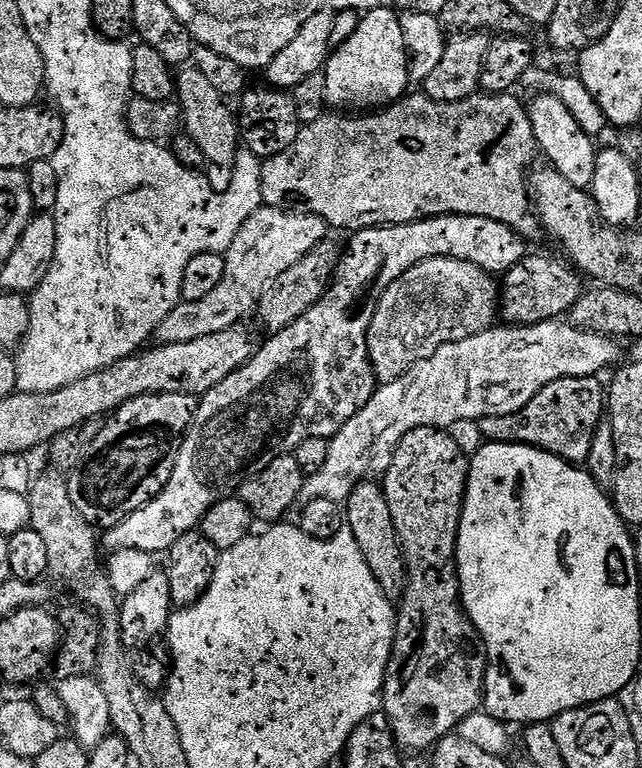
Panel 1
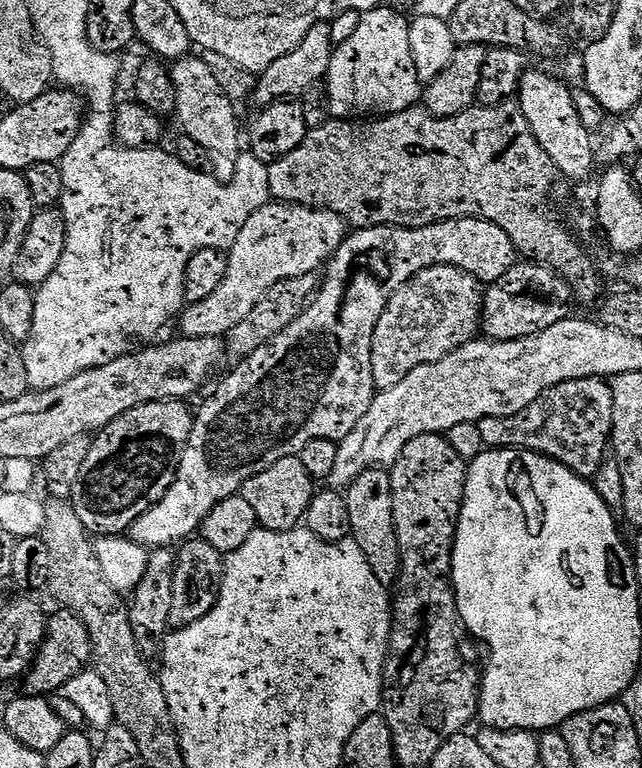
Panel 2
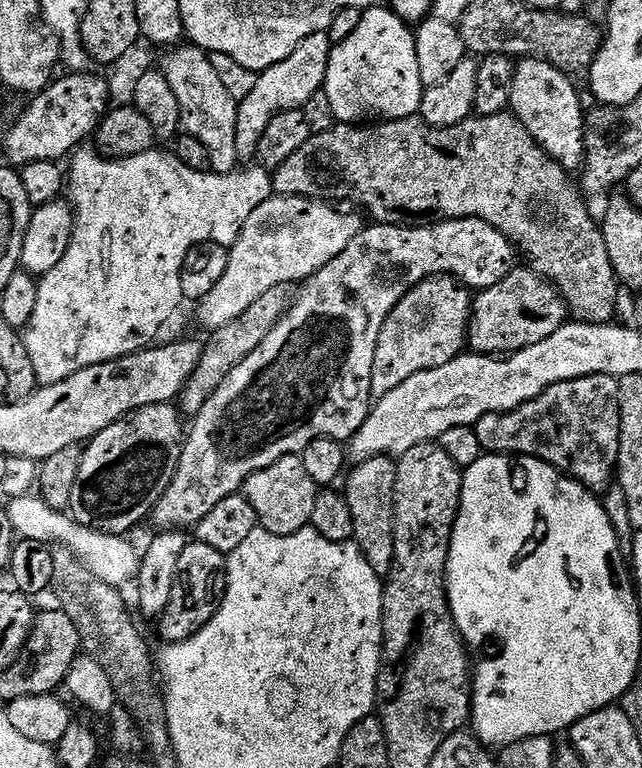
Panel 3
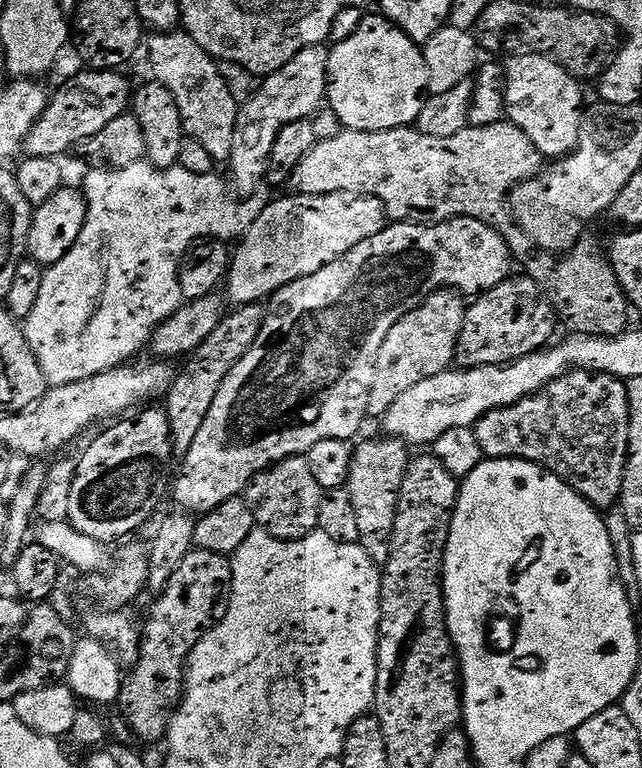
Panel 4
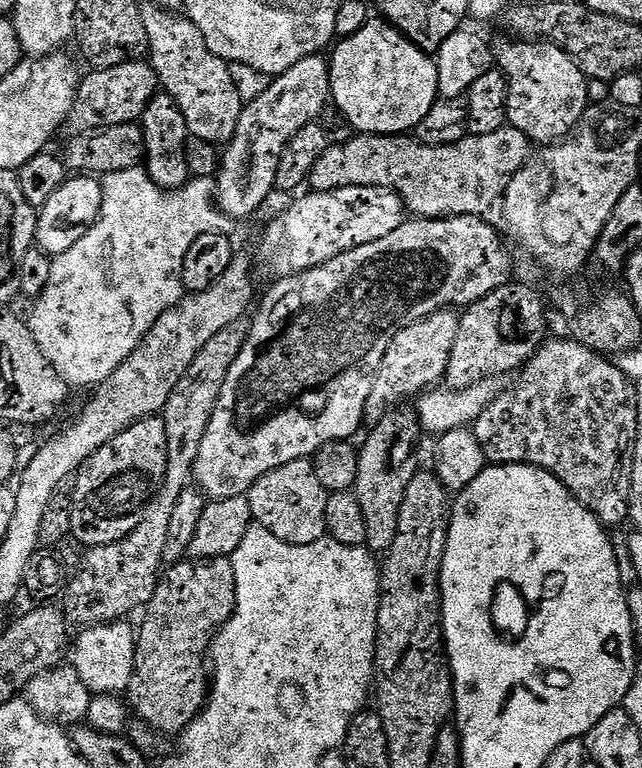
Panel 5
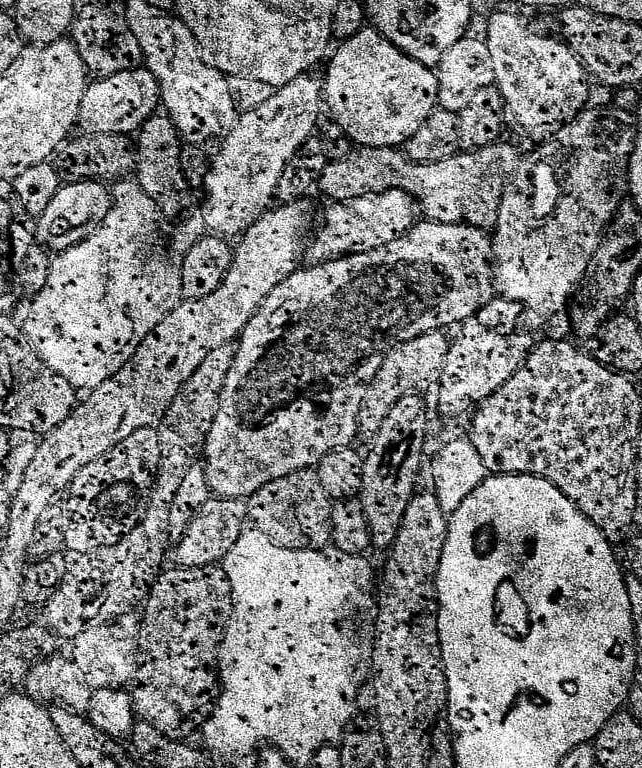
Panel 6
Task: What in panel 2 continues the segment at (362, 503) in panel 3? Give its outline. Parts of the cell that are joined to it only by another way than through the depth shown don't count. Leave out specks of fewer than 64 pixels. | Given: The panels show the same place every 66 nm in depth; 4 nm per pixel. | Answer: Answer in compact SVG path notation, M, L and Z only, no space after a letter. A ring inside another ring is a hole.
M370 468L346 489L348 527L351 539L363 550L370 570L385 586L397 583L400 575L400 547L392 513L392 478L384 468Z

